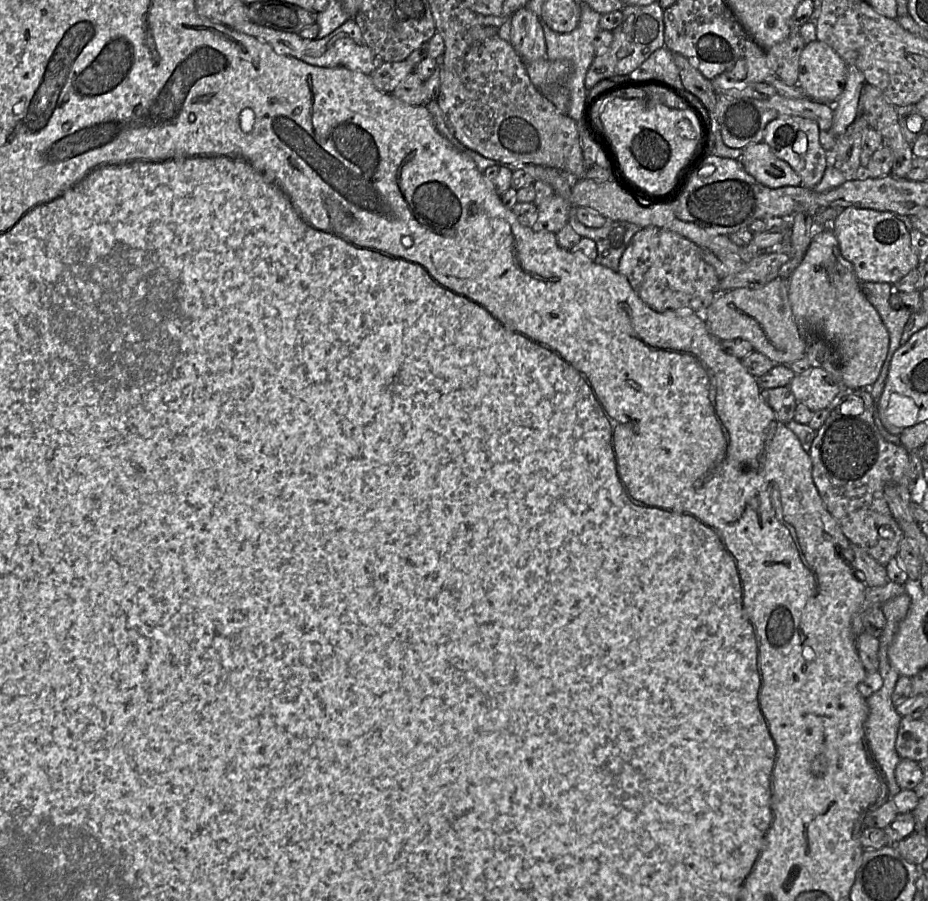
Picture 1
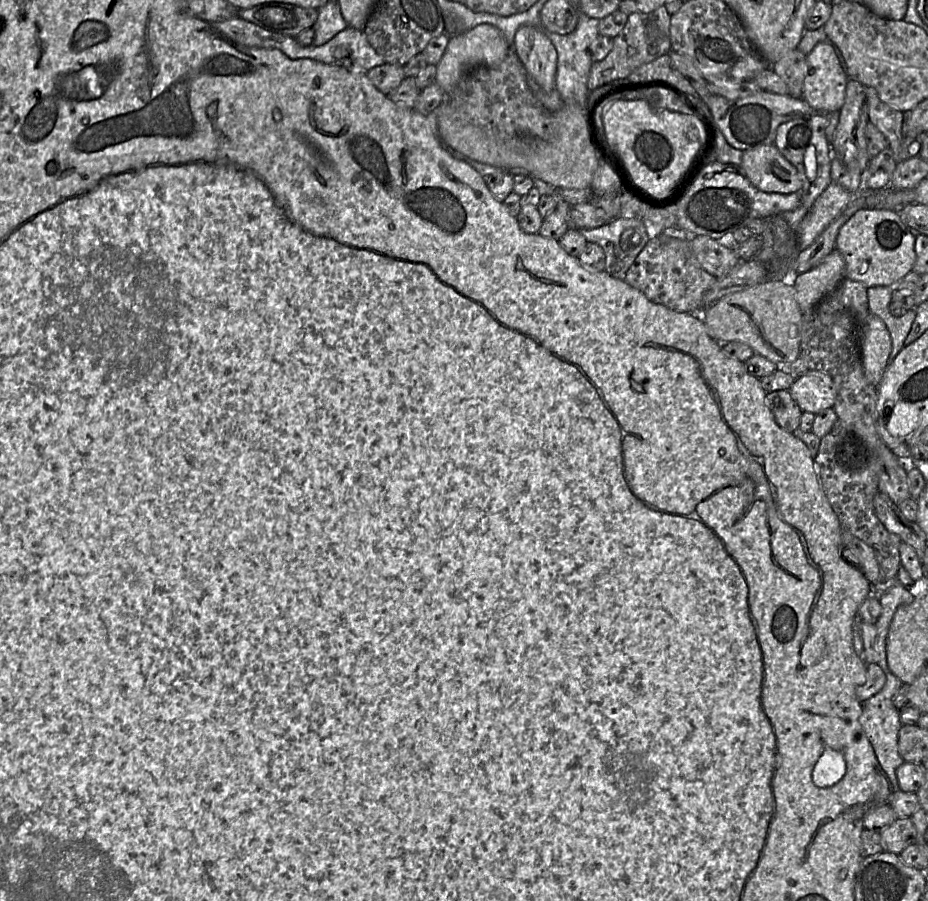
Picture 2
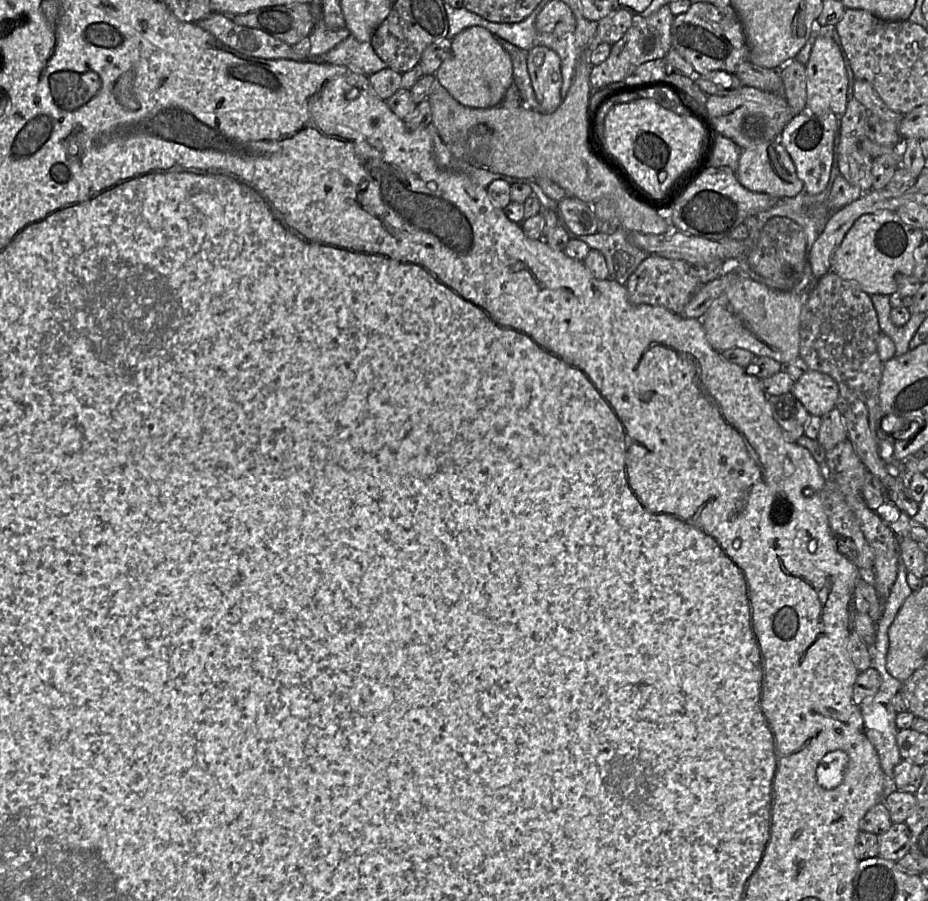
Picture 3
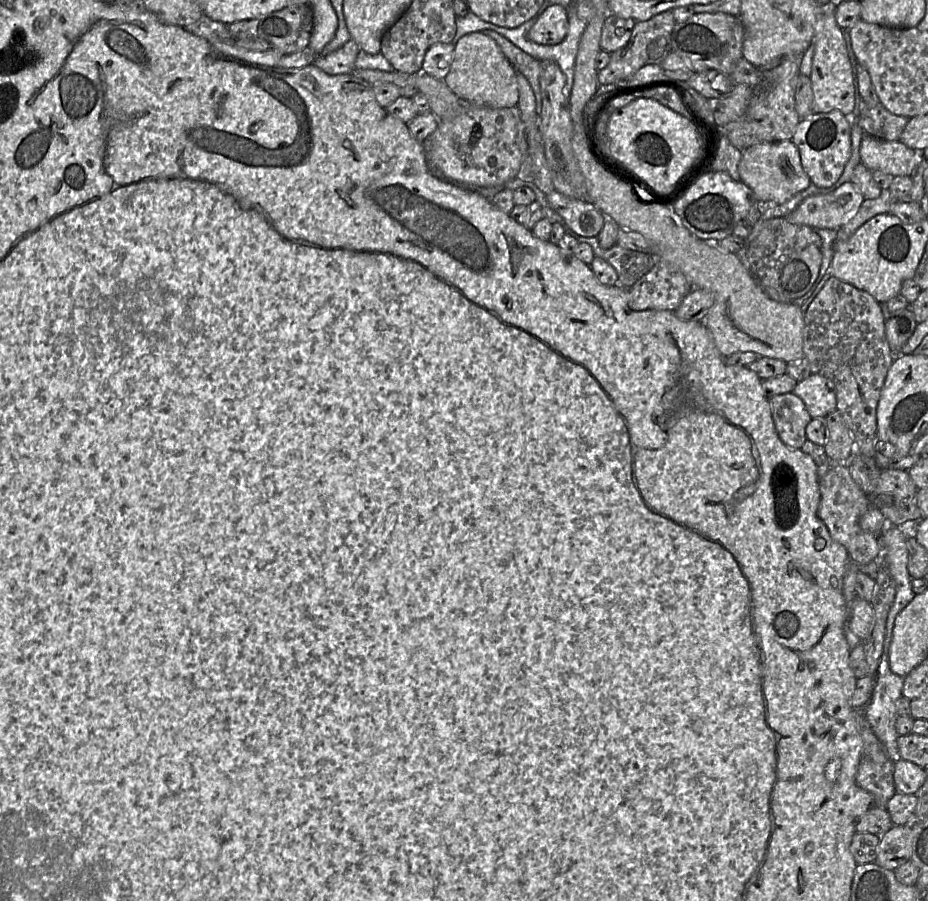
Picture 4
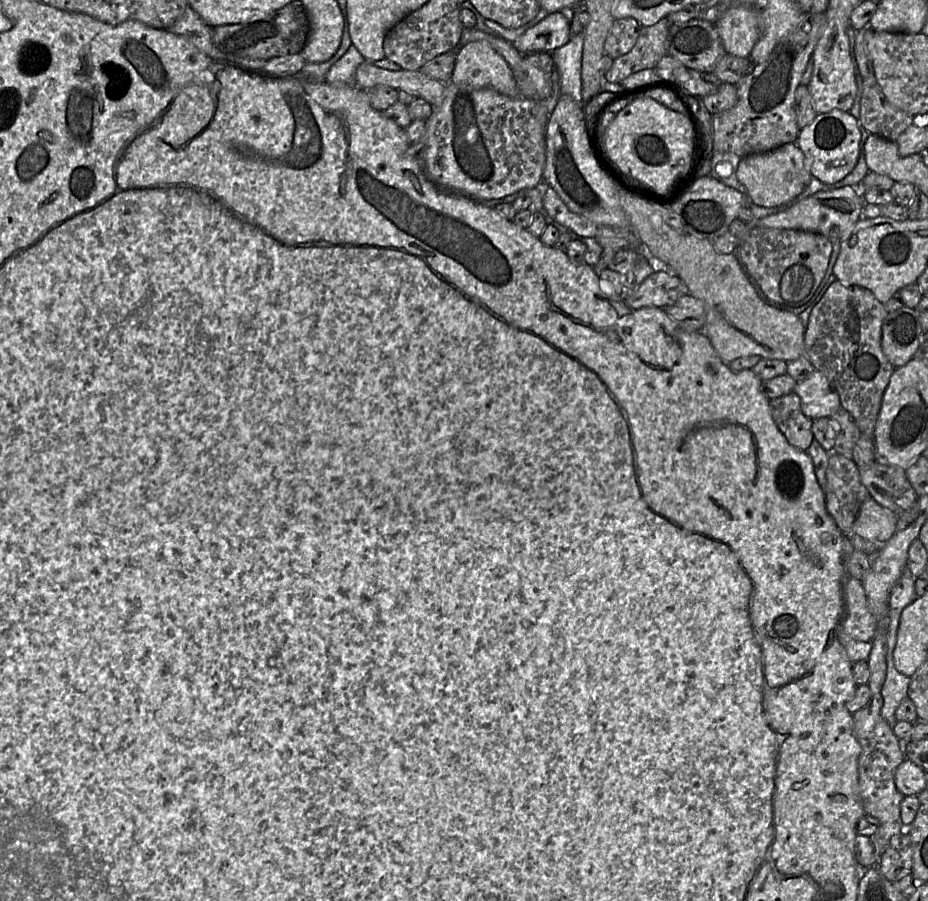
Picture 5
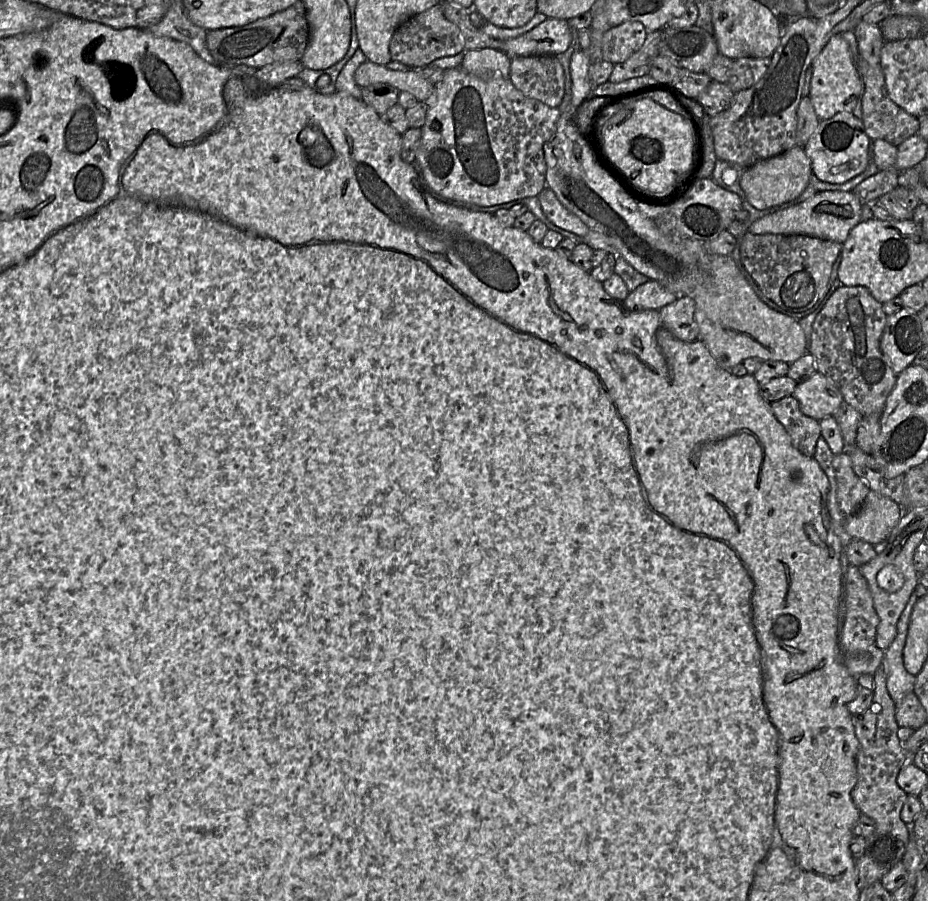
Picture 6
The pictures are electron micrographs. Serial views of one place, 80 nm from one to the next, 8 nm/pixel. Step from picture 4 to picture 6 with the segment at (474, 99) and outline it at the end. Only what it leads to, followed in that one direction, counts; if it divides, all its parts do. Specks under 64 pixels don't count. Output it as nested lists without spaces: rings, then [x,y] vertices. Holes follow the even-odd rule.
[[[482,48],[465,51],[461,68],[484,79],[510,78],[511,57],[503,51]]]

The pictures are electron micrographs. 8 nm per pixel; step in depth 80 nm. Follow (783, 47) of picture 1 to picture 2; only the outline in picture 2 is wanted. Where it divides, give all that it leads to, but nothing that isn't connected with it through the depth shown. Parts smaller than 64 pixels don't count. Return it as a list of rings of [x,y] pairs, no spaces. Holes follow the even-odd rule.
[[[798,48],[787,52],[770,66],[788,87],[789,96],[803,98],[803,84],[807,73],[807,63],[806,56]]]

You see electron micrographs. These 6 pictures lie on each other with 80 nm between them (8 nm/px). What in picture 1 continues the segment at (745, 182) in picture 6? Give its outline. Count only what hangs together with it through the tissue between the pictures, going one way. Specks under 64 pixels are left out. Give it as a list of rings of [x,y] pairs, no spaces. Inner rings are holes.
[[[765,142],[745,147],[740,162],[748,174],[766,187],[776,189],[801,185],[800,176],[787,162],[779,159]]]

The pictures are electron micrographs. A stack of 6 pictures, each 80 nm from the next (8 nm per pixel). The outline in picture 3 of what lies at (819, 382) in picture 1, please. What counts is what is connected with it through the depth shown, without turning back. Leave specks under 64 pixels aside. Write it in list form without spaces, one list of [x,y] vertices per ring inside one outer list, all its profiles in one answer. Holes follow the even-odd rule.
[[[808,370],[796,380],[791,393],[810,415],[821,417],[835,408],[839,387],[828,374]]]

